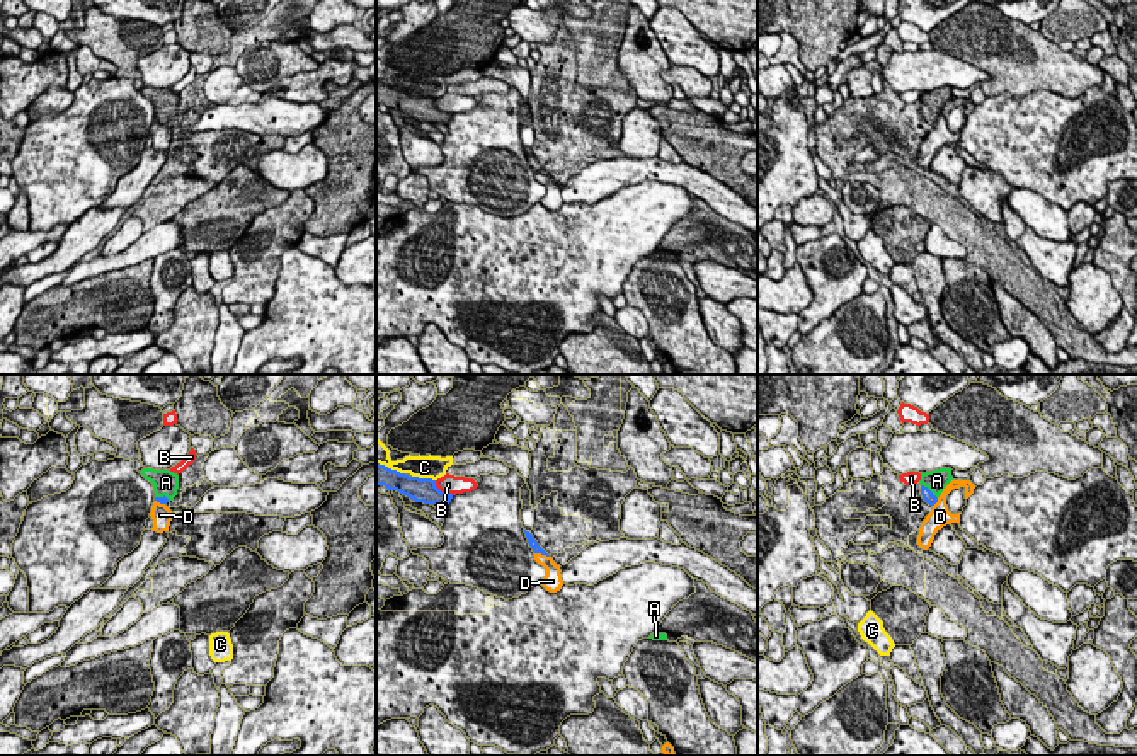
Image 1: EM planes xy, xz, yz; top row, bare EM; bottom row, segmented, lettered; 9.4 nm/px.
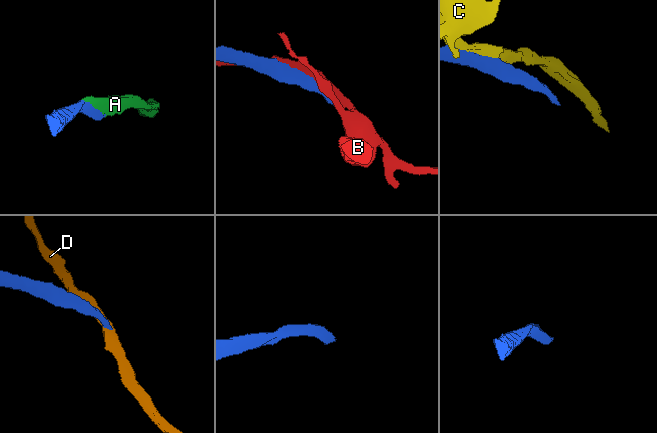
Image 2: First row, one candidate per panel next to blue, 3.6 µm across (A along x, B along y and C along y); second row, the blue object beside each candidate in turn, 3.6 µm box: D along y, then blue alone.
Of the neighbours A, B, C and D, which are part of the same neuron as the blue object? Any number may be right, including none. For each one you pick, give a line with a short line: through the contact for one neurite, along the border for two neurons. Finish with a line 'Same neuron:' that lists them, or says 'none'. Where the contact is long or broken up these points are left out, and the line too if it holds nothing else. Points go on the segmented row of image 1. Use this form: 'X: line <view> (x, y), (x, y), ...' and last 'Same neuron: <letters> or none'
Same neuron: A

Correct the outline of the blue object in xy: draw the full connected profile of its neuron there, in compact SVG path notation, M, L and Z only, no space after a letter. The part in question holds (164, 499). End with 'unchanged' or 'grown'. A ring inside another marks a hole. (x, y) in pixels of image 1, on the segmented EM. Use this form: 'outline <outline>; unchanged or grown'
outline M143 468L140 472L146 480L153 484L155 501L160 504L167 504L174 501L179 489L179 475L170 470L153 470Z; grown

